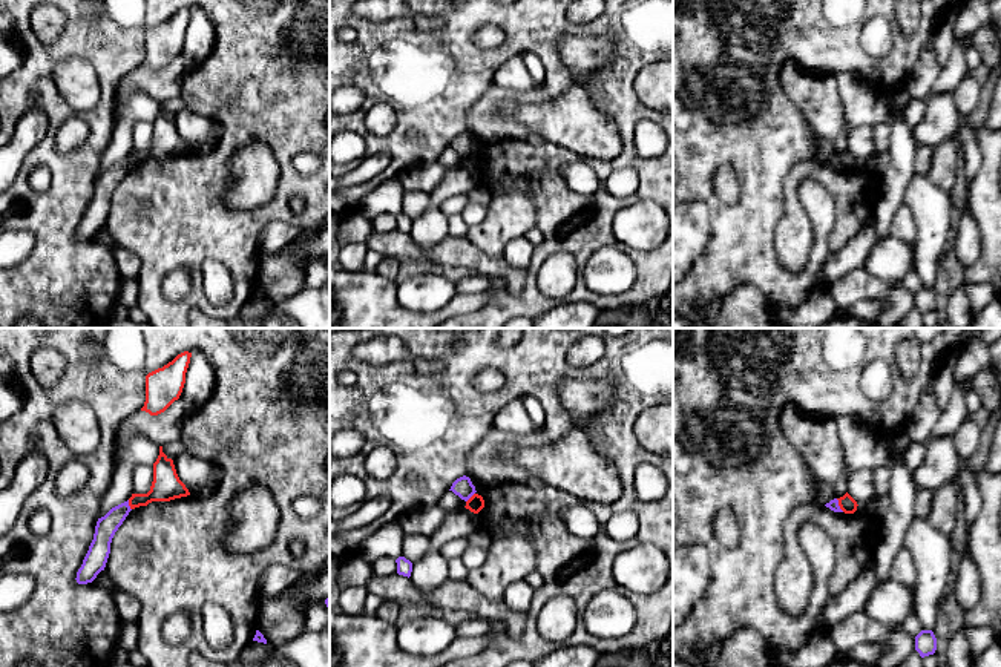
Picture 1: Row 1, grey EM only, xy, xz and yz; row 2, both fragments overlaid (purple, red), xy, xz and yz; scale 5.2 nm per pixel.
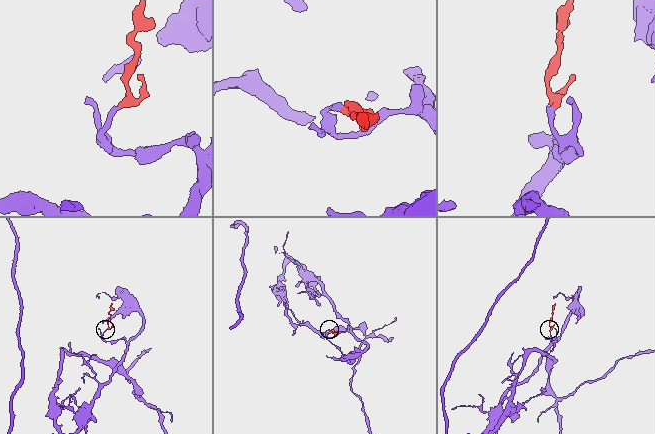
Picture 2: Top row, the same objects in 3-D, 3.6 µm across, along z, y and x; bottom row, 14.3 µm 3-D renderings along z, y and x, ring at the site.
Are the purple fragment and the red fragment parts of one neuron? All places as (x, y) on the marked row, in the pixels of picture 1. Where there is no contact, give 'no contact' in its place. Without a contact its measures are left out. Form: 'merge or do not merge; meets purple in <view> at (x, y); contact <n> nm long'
do not merge; meets purple in xy at (127, 505); contact 60 nm long

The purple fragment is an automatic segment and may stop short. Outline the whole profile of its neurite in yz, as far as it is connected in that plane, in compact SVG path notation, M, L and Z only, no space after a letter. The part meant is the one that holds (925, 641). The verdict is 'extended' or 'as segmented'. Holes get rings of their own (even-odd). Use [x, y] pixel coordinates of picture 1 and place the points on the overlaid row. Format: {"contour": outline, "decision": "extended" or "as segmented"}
{"contour": "M921 630L915 636L915 650L921 658L934 655L937 650L937 638L932 630Z", "decision": "as segmented"}

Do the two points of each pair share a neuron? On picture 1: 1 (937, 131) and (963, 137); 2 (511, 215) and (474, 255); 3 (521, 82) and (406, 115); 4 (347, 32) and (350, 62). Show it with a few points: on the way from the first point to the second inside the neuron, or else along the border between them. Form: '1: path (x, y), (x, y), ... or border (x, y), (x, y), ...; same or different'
1: border (960, 114), (957, 132), (951, 144); different
2: border (465, 236), (486, 253), (503, 256); different
3: border (492, 75), (497, 85), (518, 91), (535, 85); different
4: border (356, 40), (345, 43); different

